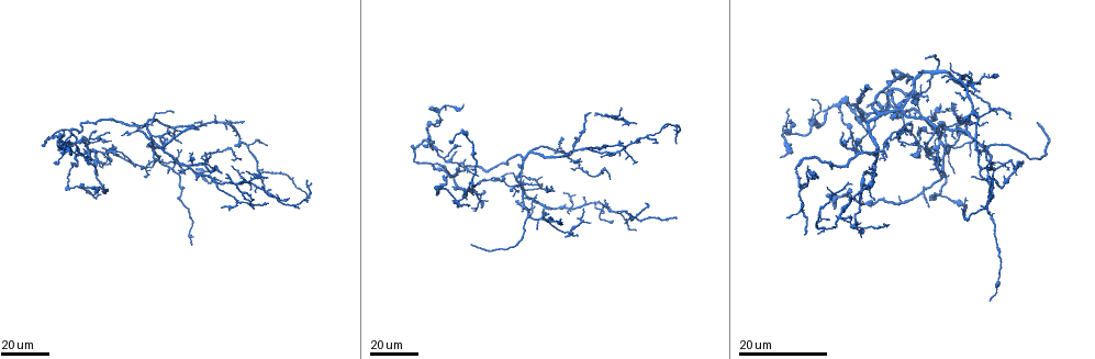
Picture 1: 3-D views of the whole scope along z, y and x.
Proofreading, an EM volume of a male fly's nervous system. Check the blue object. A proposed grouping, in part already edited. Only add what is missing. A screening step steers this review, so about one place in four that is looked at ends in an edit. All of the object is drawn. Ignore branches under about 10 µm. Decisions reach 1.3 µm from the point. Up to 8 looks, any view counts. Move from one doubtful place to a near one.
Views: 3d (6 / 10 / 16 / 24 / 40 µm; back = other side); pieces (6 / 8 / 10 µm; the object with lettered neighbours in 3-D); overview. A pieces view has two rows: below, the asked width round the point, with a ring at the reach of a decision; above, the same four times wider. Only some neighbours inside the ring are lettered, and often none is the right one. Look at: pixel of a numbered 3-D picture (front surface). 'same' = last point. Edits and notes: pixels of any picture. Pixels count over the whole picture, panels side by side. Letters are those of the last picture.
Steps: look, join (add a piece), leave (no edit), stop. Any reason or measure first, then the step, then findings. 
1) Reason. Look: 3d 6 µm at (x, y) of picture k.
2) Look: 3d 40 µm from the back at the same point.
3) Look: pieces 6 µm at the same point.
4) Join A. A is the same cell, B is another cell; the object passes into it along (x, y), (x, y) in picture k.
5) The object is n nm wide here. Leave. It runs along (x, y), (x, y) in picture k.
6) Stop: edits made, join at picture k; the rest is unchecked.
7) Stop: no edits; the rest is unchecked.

Free end. Look: 3d 24 µm at (971, 93) of picture 1.

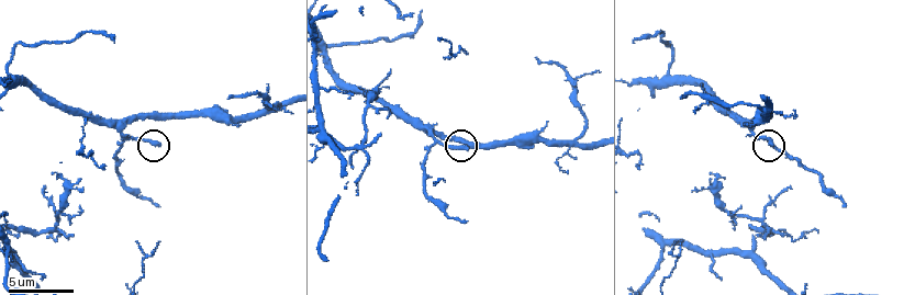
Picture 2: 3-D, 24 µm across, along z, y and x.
Look: pieces 8 µm at (159, 142) of picture 2.

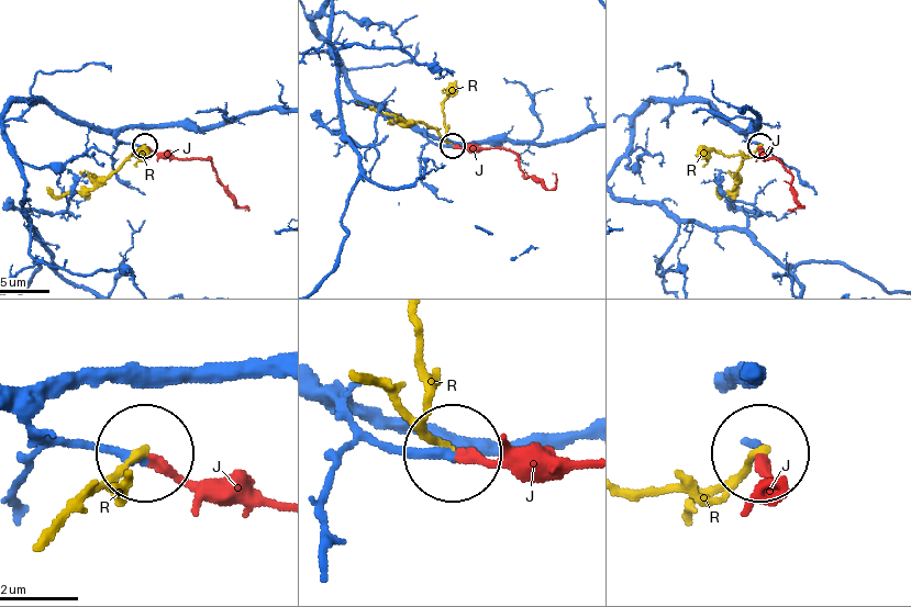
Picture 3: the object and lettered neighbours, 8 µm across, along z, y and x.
Join J. J is the same cell, R is another cell; the object passes into it along (428, 136), (508, 149), (550, 189), (553, 172) in picture 3; the neuron continues.

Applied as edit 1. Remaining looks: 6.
Tapers out. Look: 3d 40 µm at (460, 145) of picture 1.

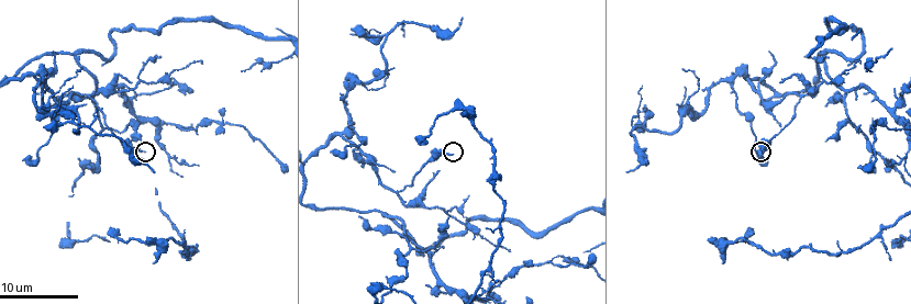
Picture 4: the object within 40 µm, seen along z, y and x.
Look: pieces 8 µm at (144, 151) of picture 4.

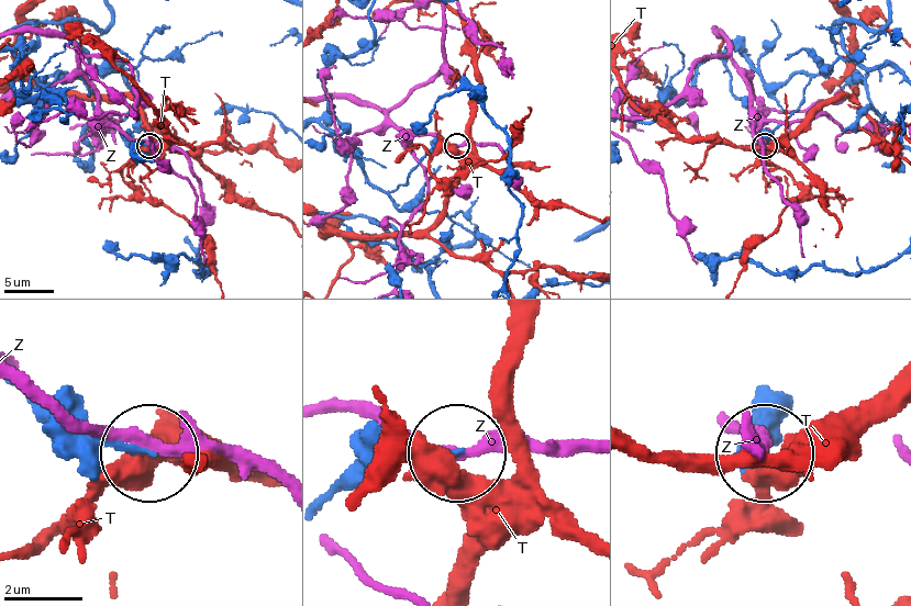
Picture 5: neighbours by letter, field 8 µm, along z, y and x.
The object is 160 nm wide here. Leave. T and Z are other cells; none of them fits.

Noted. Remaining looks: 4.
Long arm stops here. Look: pieces 10 µm at (110, 228) of picture 4.

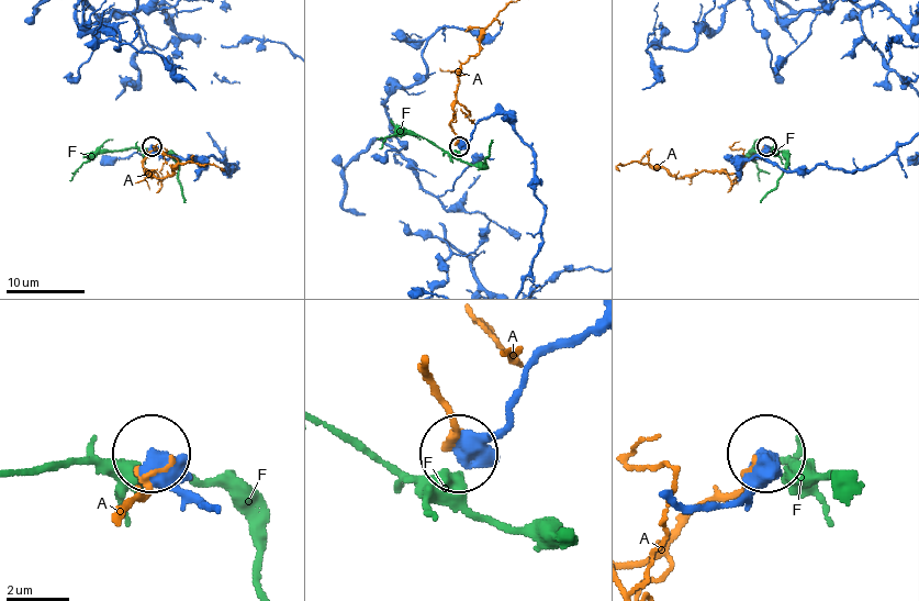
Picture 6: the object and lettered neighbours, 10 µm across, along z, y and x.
Leave. A and F are other cells; it runs along (220, 508), (197, 500), (152, 455) in picture 6; none of them fits.

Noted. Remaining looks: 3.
Branch stops here. Look: 3d 40 µm at (604, 210) of picture 1.

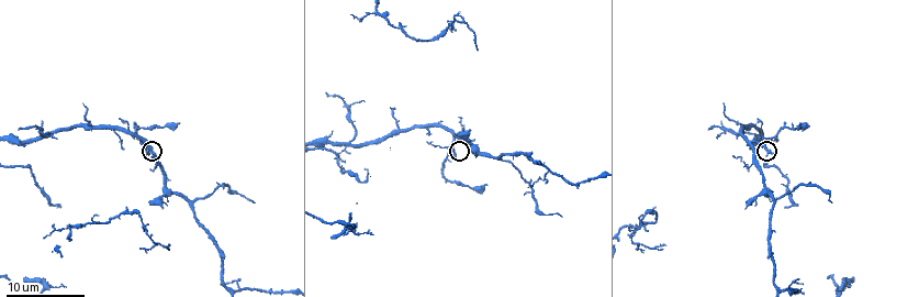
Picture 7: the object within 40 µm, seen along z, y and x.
See the neighbours. Look: pieces 6 µm at (455, 157) of picture 7.

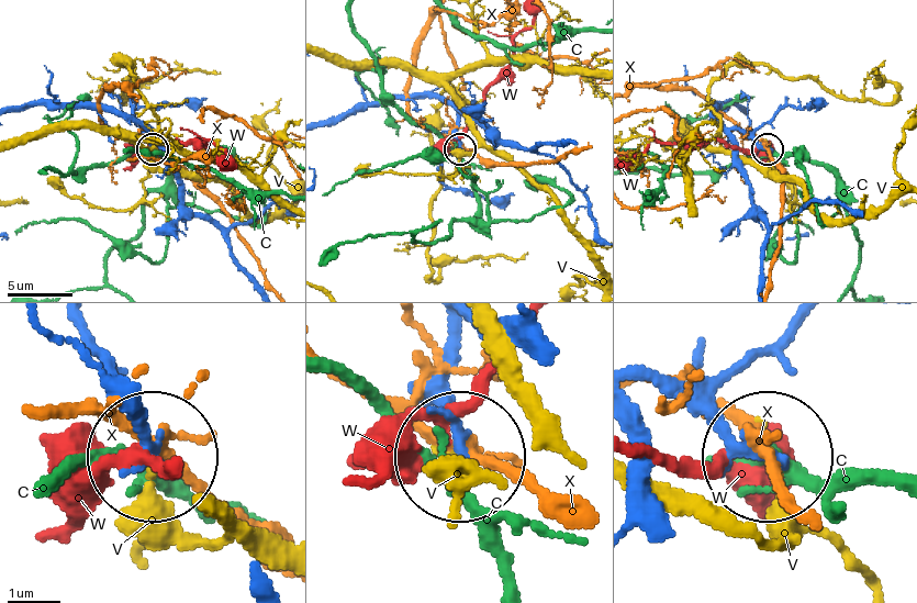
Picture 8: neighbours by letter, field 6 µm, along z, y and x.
Leave. C, V, W and X are other cells; it runs along (638, 368), (765, 456) in picture 8; no lettered piece goes on from it.

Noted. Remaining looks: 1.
Stop: edits made, join at picture 3; the rest is unchecked.

